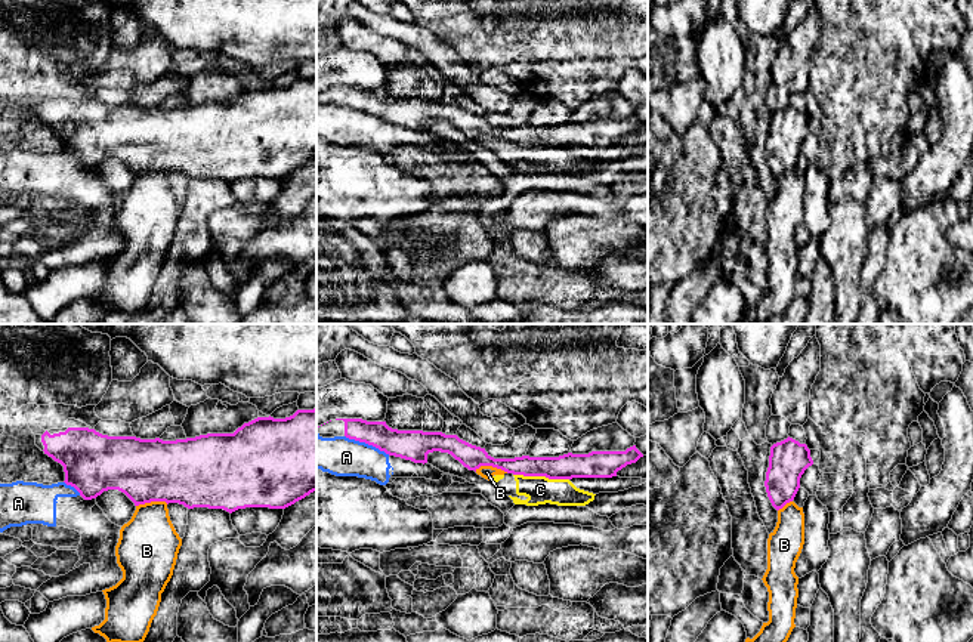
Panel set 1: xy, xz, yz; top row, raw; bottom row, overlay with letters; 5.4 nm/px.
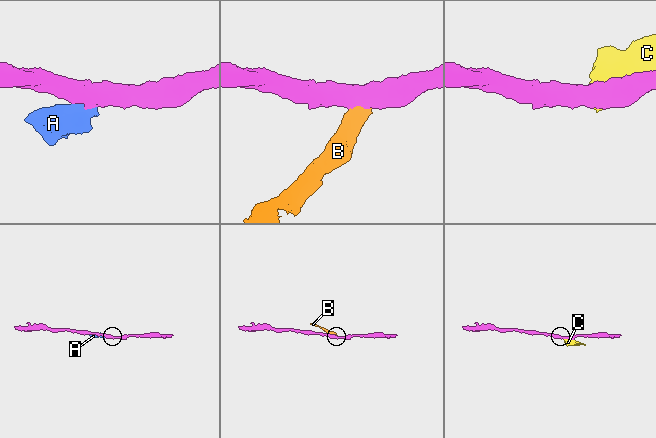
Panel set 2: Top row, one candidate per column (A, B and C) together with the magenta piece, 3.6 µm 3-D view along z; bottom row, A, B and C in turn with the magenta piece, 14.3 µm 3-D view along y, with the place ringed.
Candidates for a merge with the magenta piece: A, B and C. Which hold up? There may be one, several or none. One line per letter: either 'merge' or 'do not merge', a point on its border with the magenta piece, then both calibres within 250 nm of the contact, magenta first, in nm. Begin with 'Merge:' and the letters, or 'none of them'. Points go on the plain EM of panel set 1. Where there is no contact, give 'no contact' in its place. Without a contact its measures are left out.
Merge: none of them
A: do not merge; meets magenta in xz at (367, 111); 160 nm thick on the magenta side, 220 nm on the other
B: do not merge; meets magenta in xz at (491, 133); 130 nm thick on the magenta side, 70 nm on the other
C: do not merge; meets magenta in xz at (541, 144); 140 nm thick on the magenta side, 160 nm on the other

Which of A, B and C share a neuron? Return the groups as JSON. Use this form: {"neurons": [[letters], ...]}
{"neurons": [["A"], ["B", "C"]]}

